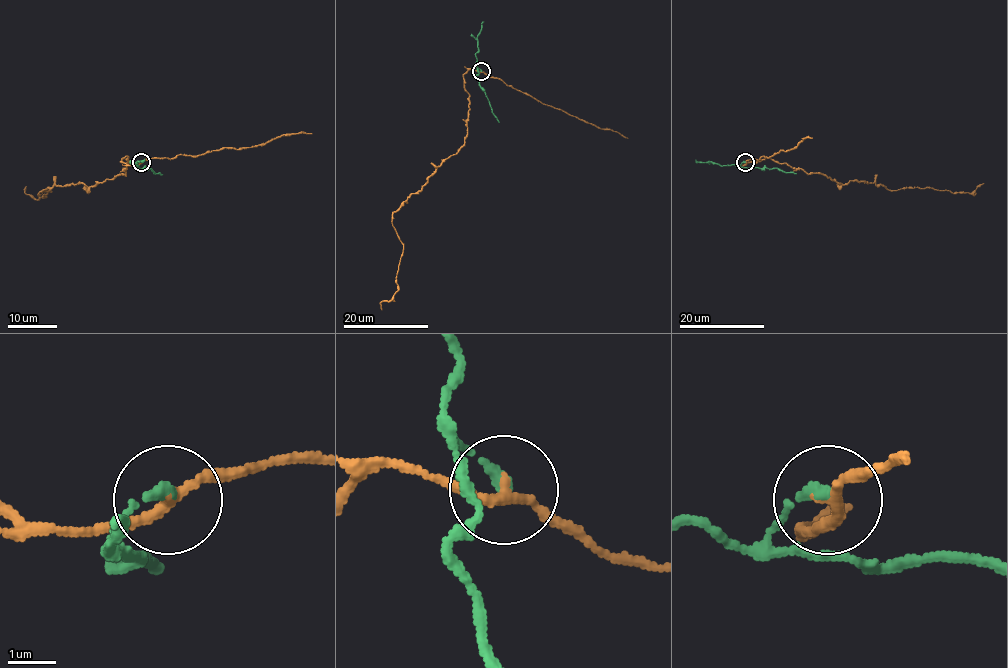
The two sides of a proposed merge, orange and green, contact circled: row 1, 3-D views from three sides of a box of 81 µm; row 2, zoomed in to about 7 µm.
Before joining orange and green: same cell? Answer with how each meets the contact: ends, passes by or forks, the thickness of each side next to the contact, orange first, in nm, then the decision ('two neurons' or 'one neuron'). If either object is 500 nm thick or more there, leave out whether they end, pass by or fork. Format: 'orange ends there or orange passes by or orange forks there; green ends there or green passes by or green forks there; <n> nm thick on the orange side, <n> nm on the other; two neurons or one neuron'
orange passes by; green ends there; 200 nm thick on the orange side, 240 nm on the other; two neurons

